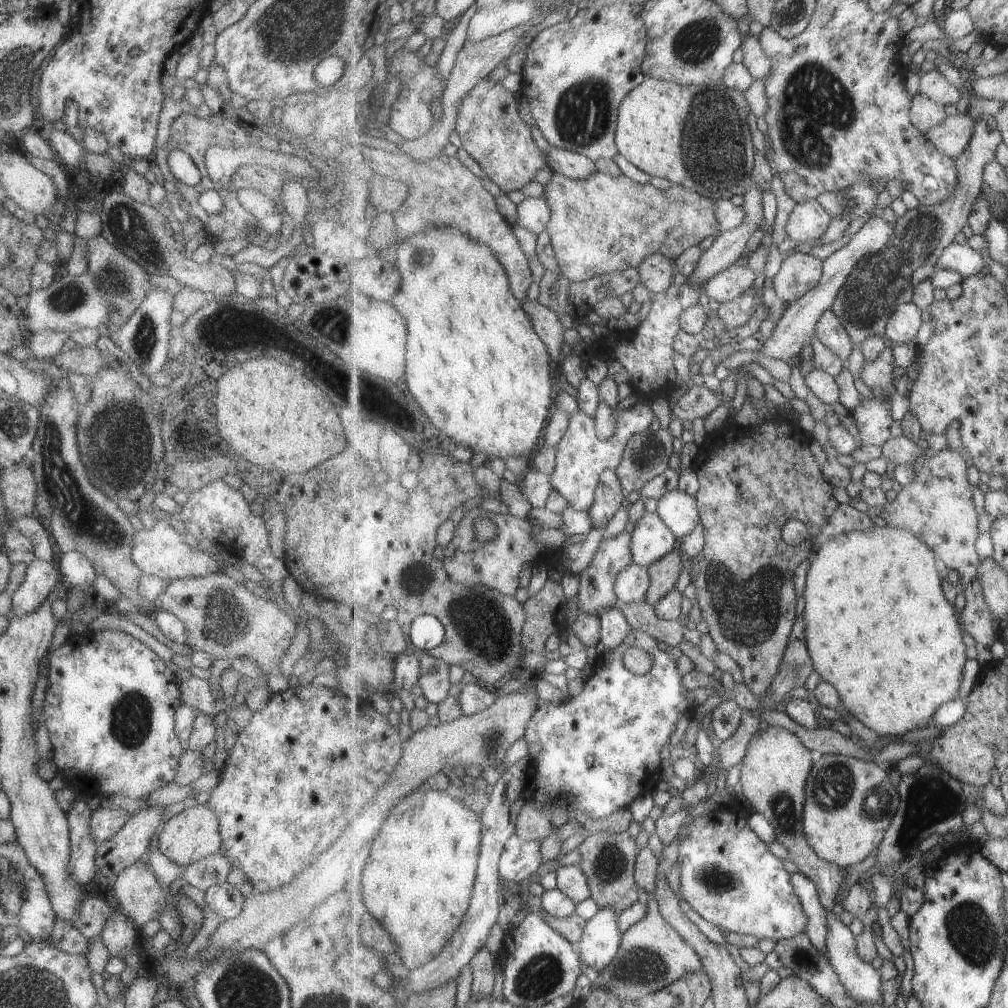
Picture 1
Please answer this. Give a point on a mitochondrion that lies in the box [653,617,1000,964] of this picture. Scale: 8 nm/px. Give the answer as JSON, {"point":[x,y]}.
{"point":[931,799]}

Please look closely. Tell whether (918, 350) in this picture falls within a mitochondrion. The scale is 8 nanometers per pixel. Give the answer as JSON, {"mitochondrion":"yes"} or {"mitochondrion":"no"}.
{"mitochondrion":"no"}

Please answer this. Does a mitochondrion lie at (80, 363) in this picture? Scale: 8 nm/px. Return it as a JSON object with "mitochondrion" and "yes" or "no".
{"mitochondrion":"no"}

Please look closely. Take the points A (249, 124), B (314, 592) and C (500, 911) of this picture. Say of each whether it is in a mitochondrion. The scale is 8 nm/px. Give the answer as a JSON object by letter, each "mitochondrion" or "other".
{"A":"other","B":"other","C":"other"}

